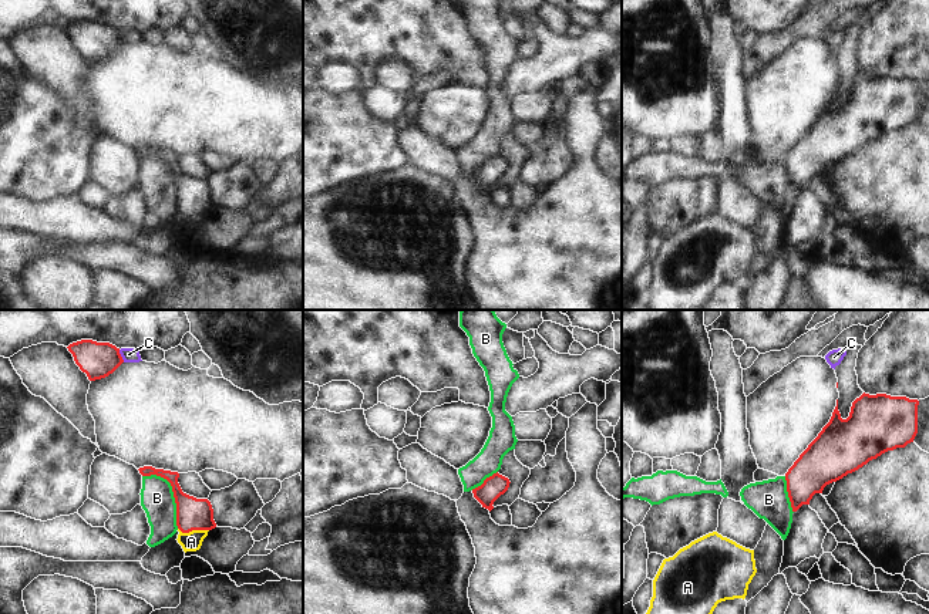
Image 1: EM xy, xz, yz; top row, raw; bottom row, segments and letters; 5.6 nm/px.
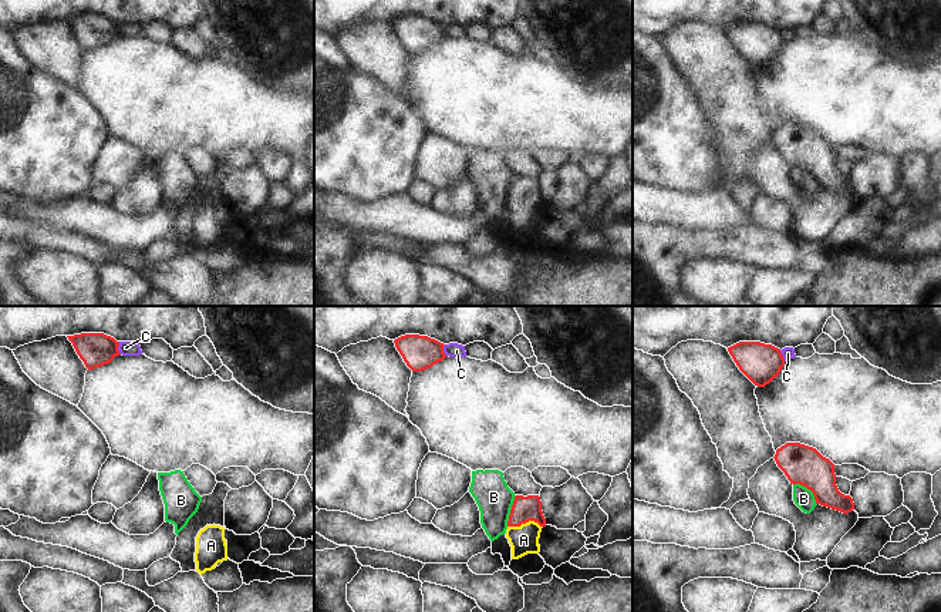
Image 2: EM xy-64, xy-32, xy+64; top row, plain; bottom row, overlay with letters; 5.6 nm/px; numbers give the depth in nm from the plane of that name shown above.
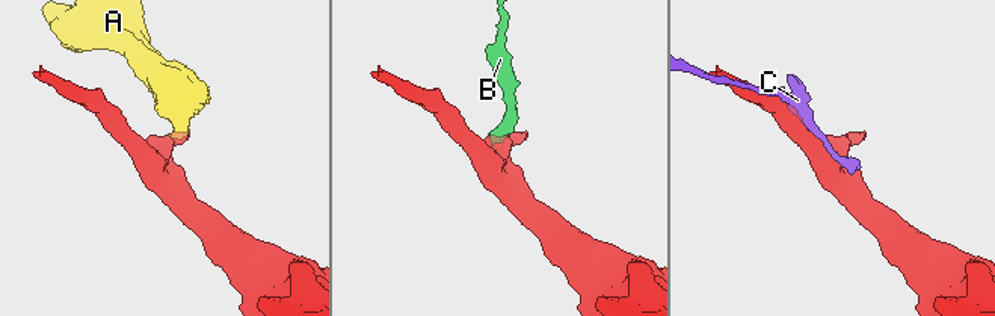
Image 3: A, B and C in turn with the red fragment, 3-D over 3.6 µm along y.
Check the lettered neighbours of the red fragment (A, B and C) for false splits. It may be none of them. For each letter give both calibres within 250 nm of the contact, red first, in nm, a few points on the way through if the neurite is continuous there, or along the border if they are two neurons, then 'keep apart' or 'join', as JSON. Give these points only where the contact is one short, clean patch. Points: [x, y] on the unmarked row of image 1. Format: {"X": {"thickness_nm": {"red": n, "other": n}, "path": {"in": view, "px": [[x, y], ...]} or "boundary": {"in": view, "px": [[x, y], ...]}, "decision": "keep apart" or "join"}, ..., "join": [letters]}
{"A": {"thickness_nm": {"red": 180, "other": 110}, "path": {"in": "xy", "px": [[192, 195], [194, 211], [191, 223]]}, "decision": "join"}, "B": {"thickness_nm": {"red": 180, "other": 190}, "boundary": {"in": "xy", "px": [[142, 157], [160, 157], [170, 165], [178, 209]]}, "decision": "keep apart"}, "C": {"thickness_nm": {"red": 200, "other": 80}, "decision": "keep apart"}, "join": ["A"]}

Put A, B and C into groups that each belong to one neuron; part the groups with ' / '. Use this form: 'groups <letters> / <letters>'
groups A / B / C

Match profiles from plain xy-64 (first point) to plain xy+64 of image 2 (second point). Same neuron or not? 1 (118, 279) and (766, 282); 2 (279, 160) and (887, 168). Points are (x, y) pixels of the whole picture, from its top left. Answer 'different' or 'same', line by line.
1: same
2: different

